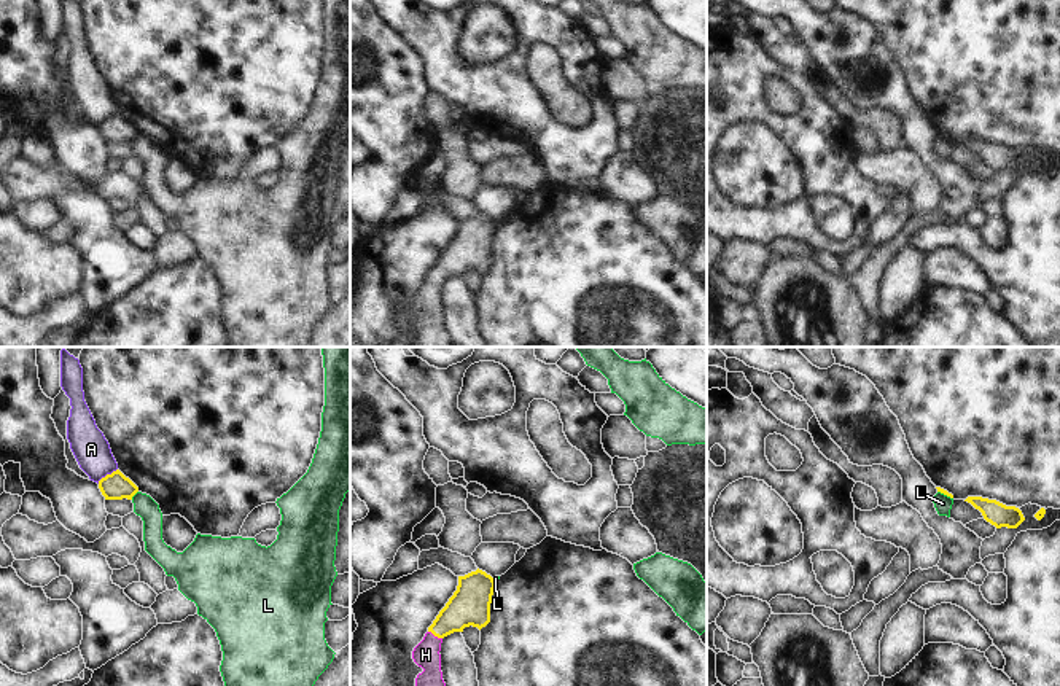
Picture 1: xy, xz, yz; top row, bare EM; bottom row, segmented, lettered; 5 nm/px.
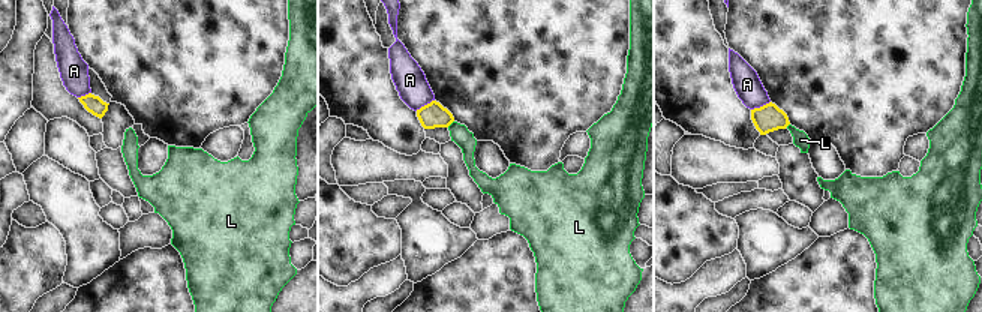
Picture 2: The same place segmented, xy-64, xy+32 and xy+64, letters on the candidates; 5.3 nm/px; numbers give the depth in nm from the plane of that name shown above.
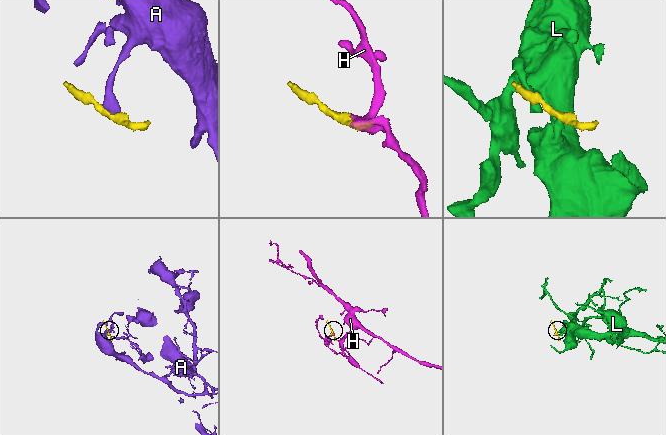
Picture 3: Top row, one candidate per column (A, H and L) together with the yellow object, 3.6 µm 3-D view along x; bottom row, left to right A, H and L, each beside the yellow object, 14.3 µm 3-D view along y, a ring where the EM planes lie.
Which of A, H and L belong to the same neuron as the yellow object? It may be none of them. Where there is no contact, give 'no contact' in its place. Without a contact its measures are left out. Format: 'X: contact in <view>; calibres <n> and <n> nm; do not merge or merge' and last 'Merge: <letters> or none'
A: contact in xy; calibres 140 and 180 nm; do not merge
H: contact in xz; calibres 200 and 140 nm; merge
L: contact in xy; calibres 140 and 110 nm; do not merge
Merge: H

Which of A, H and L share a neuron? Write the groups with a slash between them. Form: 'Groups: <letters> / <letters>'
Groups: A / H / L.

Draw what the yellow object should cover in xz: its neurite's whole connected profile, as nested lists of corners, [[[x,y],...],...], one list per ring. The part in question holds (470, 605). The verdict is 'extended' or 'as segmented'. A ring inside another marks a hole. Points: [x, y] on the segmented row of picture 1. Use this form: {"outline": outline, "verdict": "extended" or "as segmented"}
{"outline": [[[479,568],[458,576],[457,591],[412,651],[414,662],[423,668],[415,678],[415,686],[446,686],[439,654],[442,638],[470,626],[479,630],[485,627],[490,622],[493,589],[493,578]]], "verdict": "extended"}

